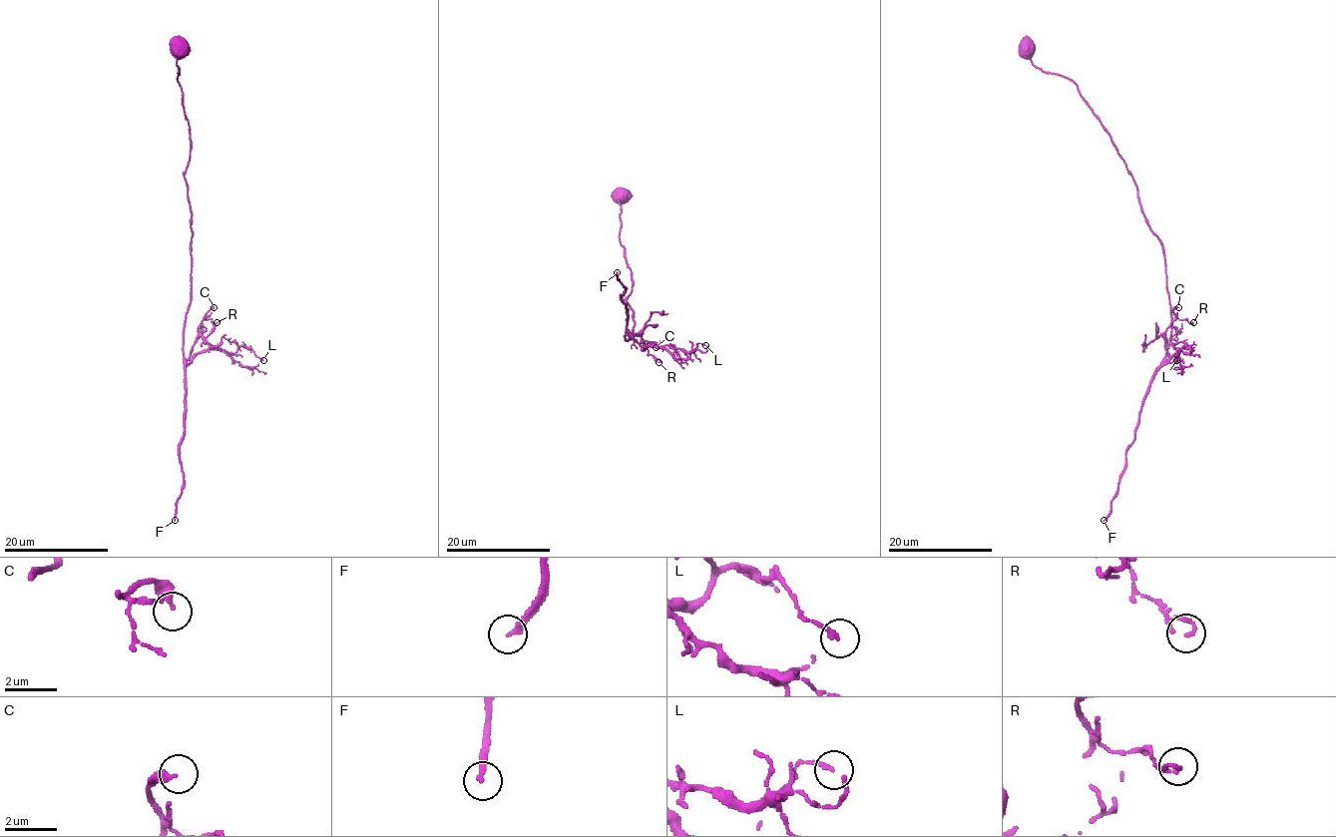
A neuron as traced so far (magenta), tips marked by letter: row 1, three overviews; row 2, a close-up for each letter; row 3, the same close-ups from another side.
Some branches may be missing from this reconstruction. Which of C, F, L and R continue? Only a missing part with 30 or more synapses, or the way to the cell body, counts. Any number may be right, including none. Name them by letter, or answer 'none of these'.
F

